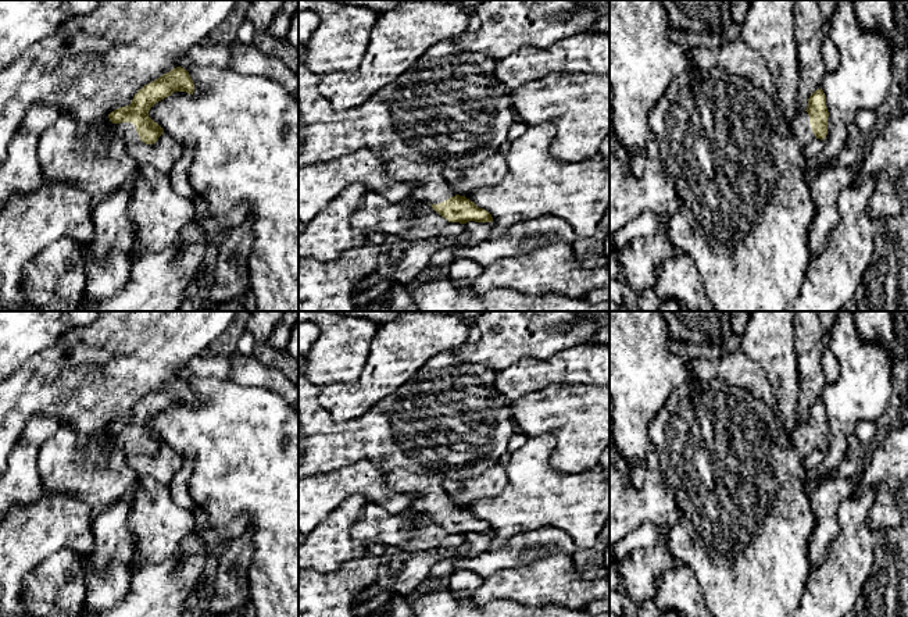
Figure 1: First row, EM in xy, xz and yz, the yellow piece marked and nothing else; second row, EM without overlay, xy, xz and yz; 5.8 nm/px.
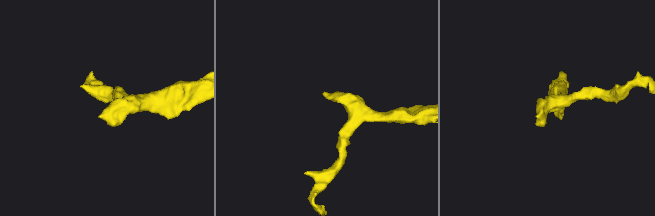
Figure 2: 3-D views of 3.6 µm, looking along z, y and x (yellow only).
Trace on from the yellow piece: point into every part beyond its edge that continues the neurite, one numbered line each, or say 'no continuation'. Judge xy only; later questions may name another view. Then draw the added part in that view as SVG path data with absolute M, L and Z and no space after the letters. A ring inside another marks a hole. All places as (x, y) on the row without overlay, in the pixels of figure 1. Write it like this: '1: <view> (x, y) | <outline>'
1: xy (125, 442) | M131 434L110 435L112 443L124 453L125 459L131 454L142 454L135 436Z

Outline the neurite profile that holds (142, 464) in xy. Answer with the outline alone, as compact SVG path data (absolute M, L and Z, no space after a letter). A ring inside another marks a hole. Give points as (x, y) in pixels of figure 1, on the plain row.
M165 442L153 456L142 453L126 457L128 466L137 474L139 479L153 478L164 486L168 486L174 475L182 468L183 461L183 456Z

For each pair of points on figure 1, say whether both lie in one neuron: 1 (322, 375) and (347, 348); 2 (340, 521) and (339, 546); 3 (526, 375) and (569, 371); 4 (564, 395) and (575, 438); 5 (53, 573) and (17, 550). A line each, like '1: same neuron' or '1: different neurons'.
1: same neuron
2: same neuron
3: same neuron
4: same neuron
5: different neurons

